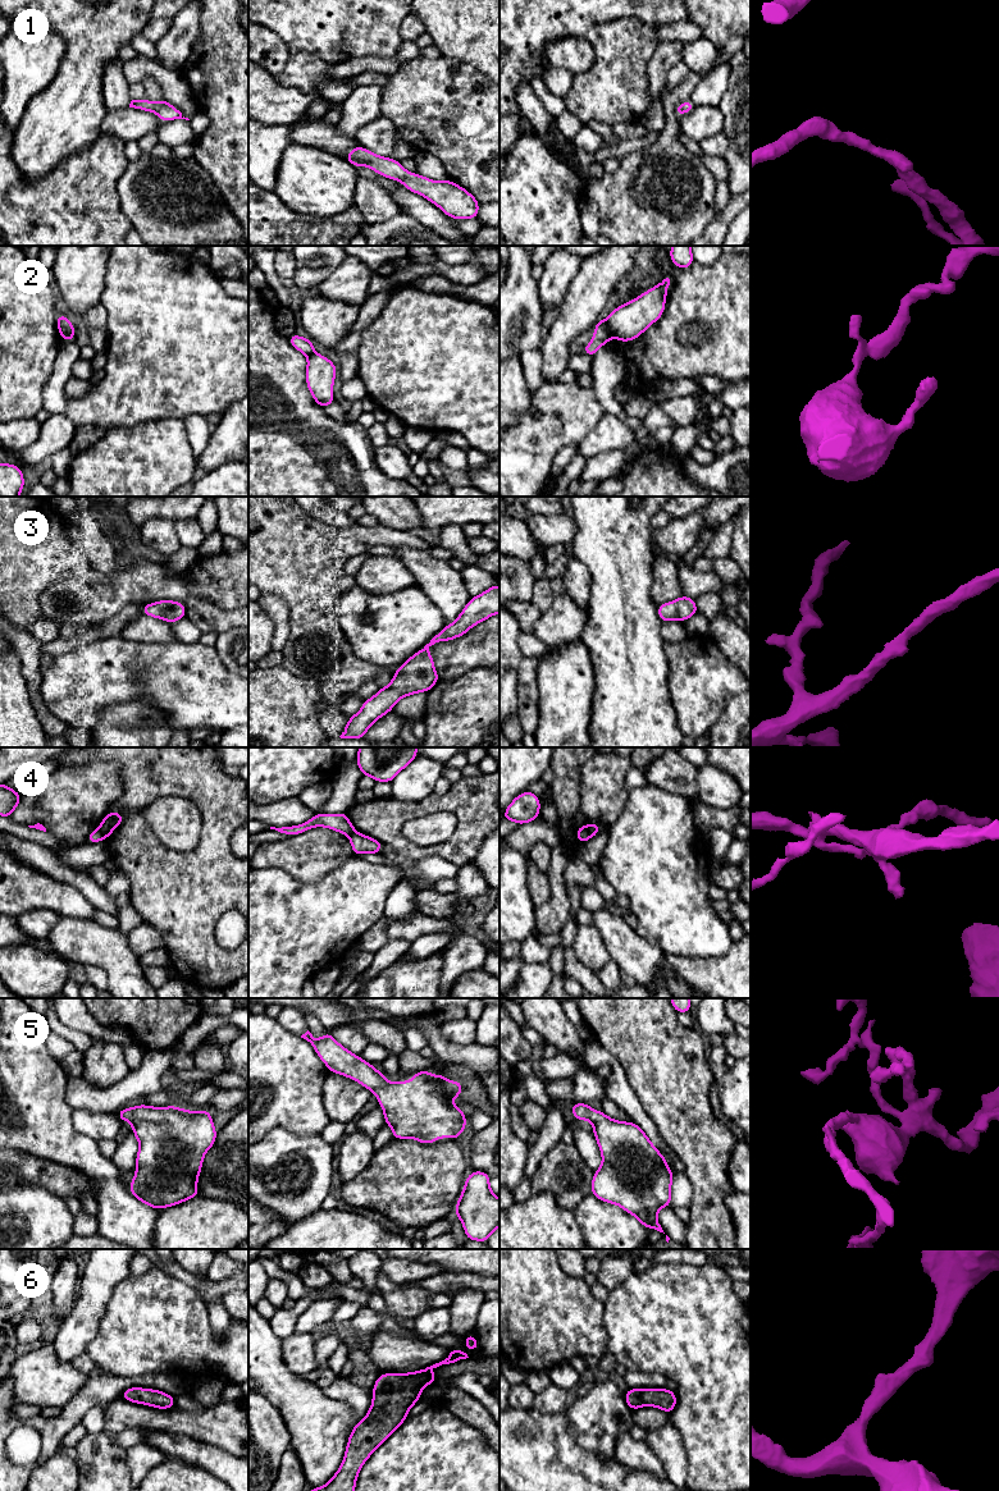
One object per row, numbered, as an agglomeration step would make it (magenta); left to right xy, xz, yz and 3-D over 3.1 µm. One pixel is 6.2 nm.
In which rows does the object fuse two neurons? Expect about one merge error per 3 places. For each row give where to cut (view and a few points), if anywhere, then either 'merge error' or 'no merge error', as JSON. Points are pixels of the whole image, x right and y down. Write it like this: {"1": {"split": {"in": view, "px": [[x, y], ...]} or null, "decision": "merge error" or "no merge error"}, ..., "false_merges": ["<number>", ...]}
{"1": {"split": null, "decision": "no merge error"}, "2": {"split": {"in": "yz", "px": [[606, 319], [611, 334]]}, "decision": "merge error"}, "3": {"split": null, "decision": "no merge error"}, "4": {"split": {"in": "xy", "px": [[99, 828], [105, 838]]}, "decision": "merge error"}, "5": {"split": null, "decision": "no merge error"}, "6": {"split": null, "decision": "no merge error"}, "false_merges": ["2", "4"]}

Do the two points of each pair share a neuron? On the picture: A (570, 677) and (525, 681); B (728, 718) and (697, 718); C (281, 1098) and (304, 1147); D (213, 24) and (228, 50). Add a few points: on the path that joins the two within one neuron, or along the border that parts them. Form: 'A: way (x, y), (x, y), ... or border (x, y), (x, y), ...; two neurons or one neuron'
A: border (537, 663), (539, 709); two neurons
B: border (737, 694), (706, 733); two neurons
C: border (268, 1132), (284, 1128), (301, 1134), (319, 1134); two neurons
D: way (219, 31), (222, 44); one neuron

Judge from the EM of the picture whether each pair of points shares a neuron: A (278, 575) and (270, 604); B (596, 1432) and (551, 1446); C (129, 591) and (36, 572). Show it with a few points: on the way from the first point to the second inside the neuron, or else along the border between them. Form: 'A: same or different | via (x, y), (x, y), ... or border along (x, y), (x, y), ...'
A: different | border along (261, 591), (278, 595), (286, 604), (290, 618)
B: different | border along (564, 1412), (574, 1441), (580, 1448), (600, 1457)
C: different | border along (95, 576), (54, 581), (41, 593)

